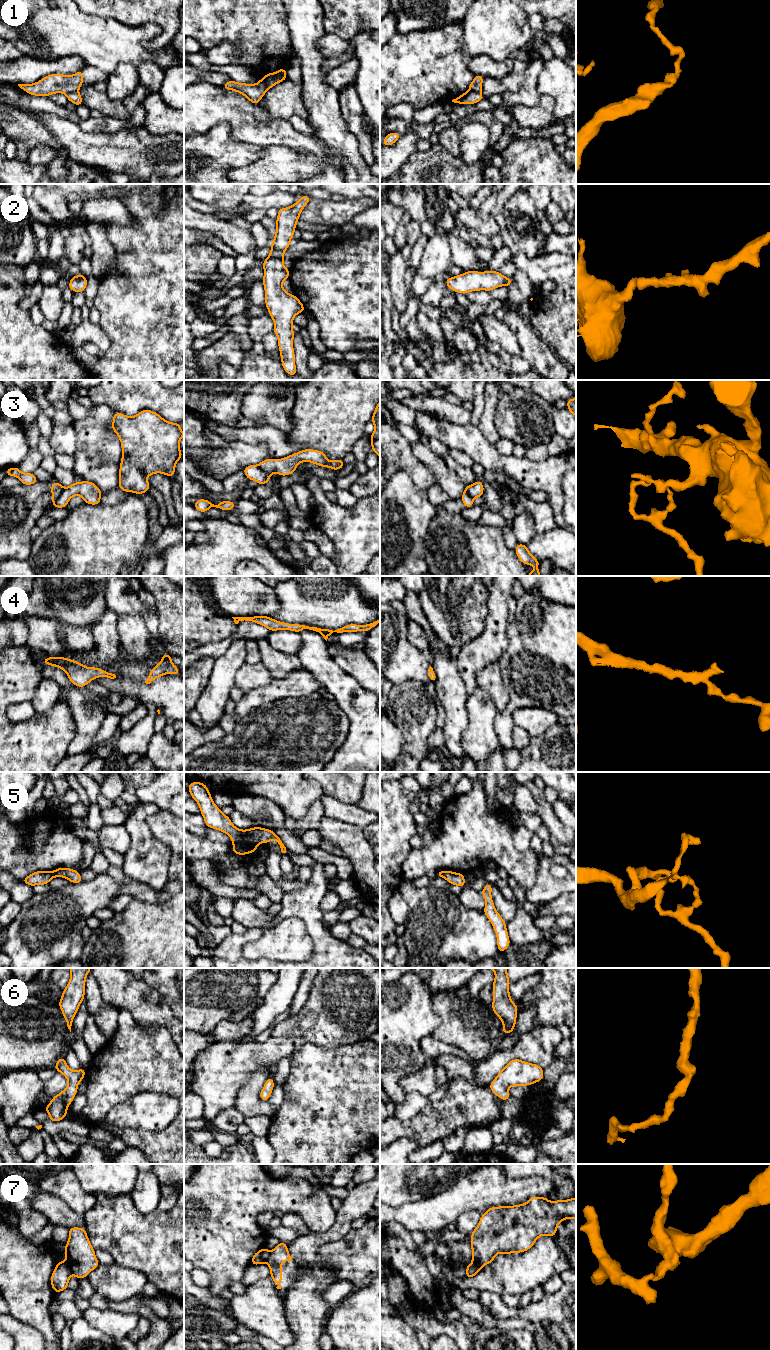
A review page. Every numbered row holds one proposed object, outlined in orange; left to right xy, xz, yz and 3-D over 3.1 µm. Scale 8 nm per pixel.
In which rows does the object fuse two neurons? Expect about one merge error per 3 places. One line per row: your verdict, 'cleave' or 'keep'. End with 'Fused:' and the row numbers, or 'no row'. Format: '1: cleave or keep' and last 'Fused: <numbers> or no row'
1: cleave
2: keep
3: cleave
4: keep
5: keep
6: keep
7: cleave
Fused: 1, 3, 7

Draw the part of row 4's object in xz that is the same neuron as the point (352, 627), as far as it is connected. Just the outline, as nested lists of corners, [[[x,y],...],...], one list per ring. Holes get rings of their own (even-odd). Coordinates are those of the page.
[[[251,616],[251,617],[232,617],[234,619],[235,624],[238,624],[241,621],[251,621],[255,622],[257,624],[260,624],[264,627],[266,627],[269,631],[277,631],[277,630],[290,630],[290,631],[295,631],[300,633],[302,630],[309,629],[316,631],[320,633],[324,639],[327,641],[328,637],[332,633],[340,634],[340,633],[345,633],[345,632],[358,632],[358,631],[366,631],[369,632],[373,627],[375,627],[379,622],[380,619],[370,623],[370,624],[365,624],[365,625],[357,625],[357,624],[349,624],[344,627],[341,627],[339,629],[321,629],[317,627],[309,627],[305,625],[300,625],[300,624],[290,624],[290,623],[284,623],[277,621],[275,619],[272,619],[268,616]]]

